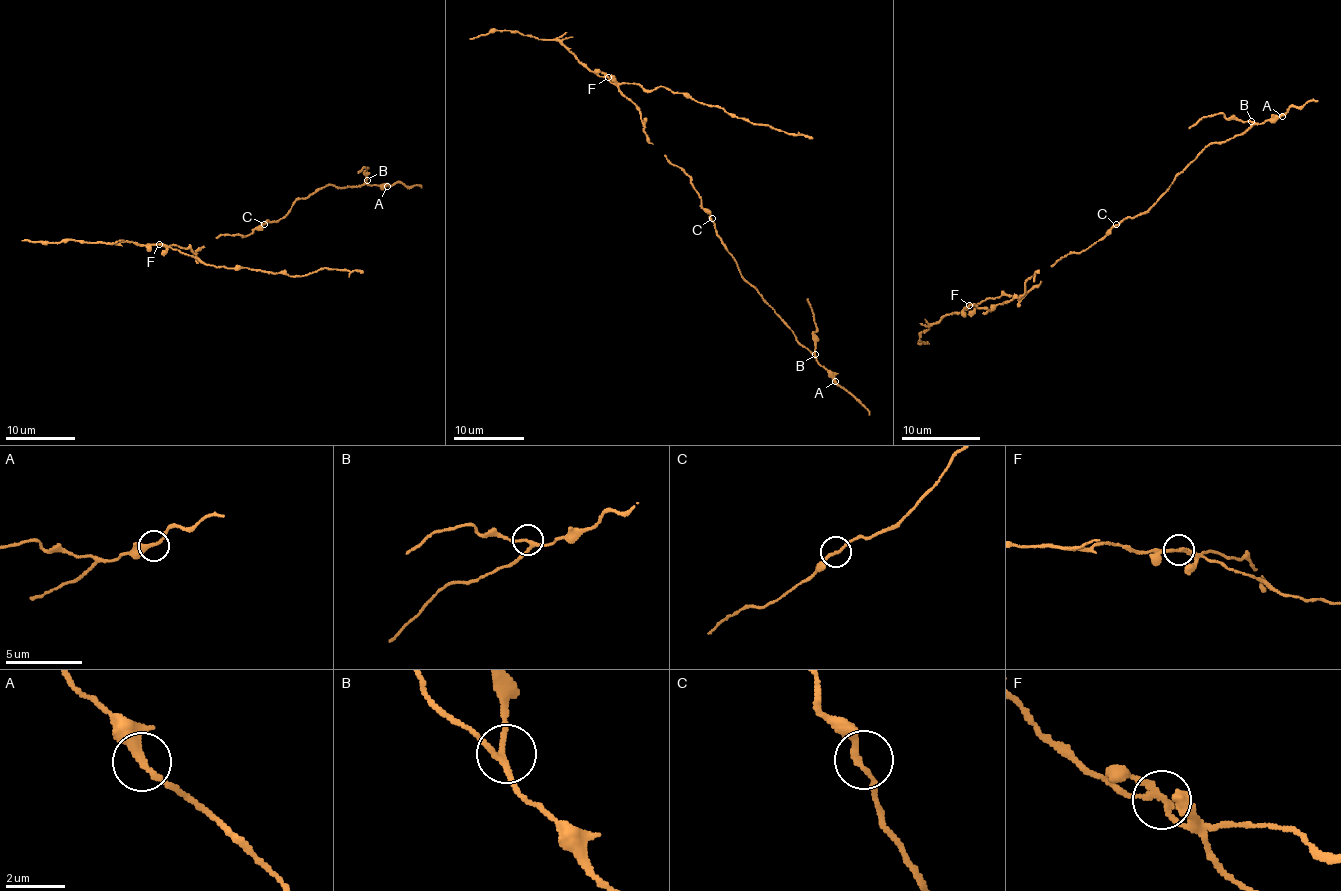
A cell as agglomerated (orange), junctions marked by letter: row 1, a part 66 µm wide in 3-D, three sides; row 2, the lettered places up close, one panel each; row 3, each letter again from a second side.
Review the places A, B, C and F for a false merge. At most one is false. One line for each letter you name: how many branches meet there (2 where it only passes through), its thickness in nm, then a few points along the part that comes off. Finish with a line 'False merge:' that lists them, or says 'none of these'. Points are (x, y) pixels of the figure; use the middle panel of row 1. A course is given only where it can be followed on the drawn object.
F: 3 branches meet; 170 nm thick; foreign part runs (607, 77), (640, 84), (647, 90), (665, 87), (688, 93), (754, 124), (813, 139)
False merge: F

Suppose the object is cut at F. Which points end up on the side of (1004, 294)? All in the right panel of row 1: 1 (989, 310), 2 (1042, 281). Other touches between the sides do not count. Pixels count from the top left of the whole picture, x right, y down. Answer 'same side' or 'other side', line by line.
1: other side
2: same side

